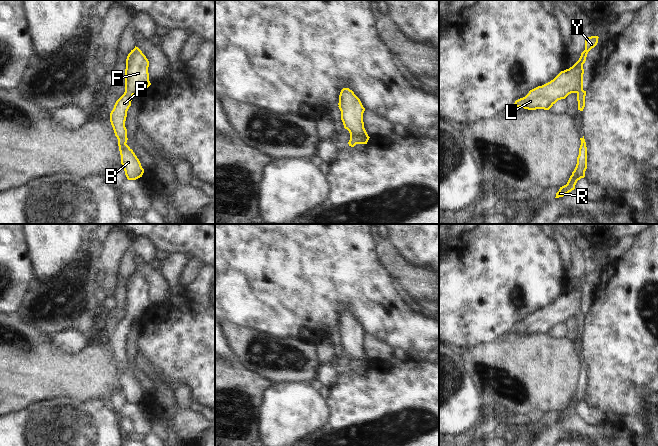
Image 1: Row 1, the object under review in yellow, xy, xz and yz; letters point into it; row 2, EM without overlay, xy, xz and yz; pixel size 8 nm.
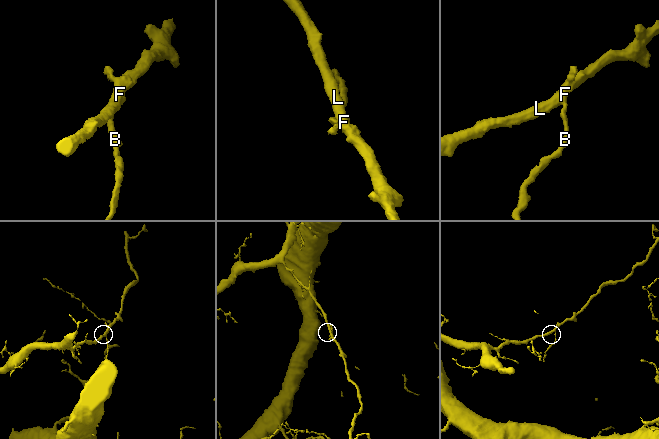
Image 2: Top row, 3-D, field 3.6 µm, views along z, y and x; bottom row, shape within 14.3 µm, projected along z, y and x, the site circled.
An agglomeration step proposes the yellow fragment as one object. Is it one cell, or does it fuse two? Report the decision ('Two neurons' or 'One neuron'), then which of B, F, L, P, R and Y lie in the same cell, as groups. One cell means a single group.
One neuron. Groups: B F L P R Y

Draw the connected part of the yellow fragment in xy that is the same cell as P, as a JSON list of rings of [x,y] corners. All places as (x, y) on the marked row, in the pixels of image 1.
[[[135,46],[128,54],[125,69],[125,92],[116,101],[110,113],[110,122],[115,136],[118,139],[118,146],[121,155],[121,164],[128,180],[136,180],[142,177],[144,169],[133,150],[127,143],[127,129],[125,121],[127,111],[131,106],[134,95],[143,94],[151,85],[148,73],[149,61],[142,51]]]

